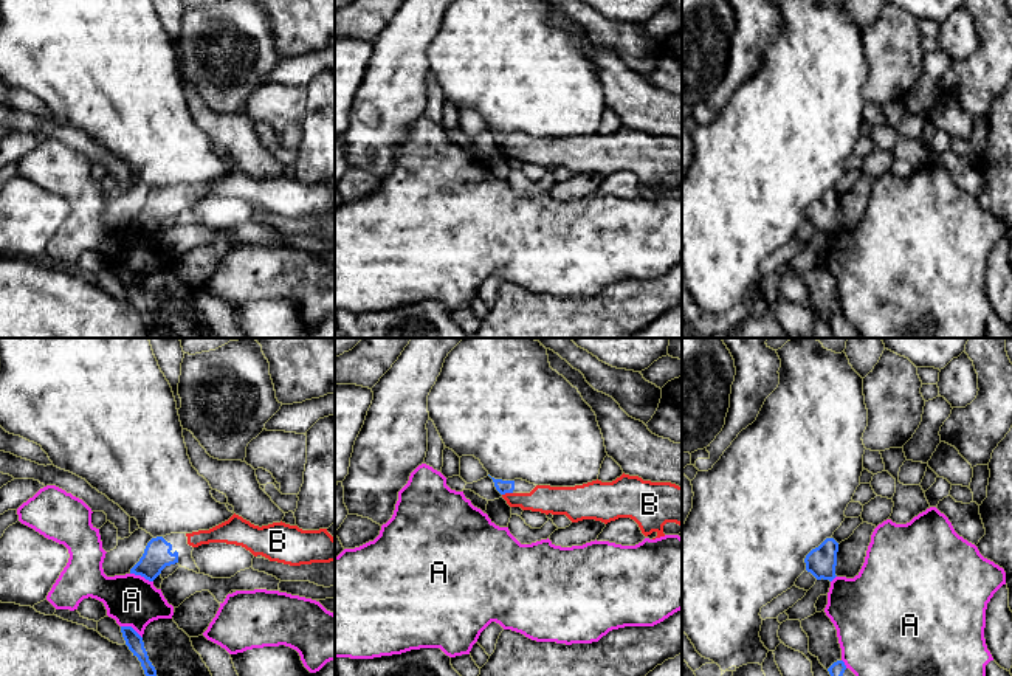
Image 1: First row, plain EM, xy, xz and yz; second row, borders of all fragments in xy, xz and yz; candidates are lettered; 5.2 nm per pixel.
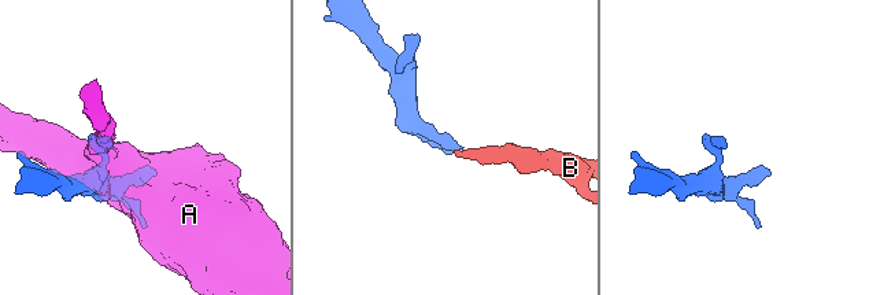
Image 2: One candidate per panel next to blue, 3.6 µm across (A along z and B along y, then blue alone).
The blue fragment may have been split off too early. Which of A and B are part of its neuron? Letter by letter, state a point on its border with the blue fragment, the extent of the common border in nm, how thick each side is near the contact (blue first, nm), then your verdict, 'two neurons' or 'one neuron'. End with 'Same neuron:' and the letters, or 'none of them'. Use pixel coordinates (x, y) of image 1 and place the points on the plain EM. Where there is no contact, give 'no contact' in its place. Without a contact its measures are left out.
A: meets blue in xy at (141, 228); contact 130 nm long; 150 nm thick on the blue side, 260 nm on the other; two neurons
B: meets blue in xz at (507, 144); contact 60 nm long; 70 nm thick on the blue side, 140 nm on the other; one neuron
Same neuron: B

